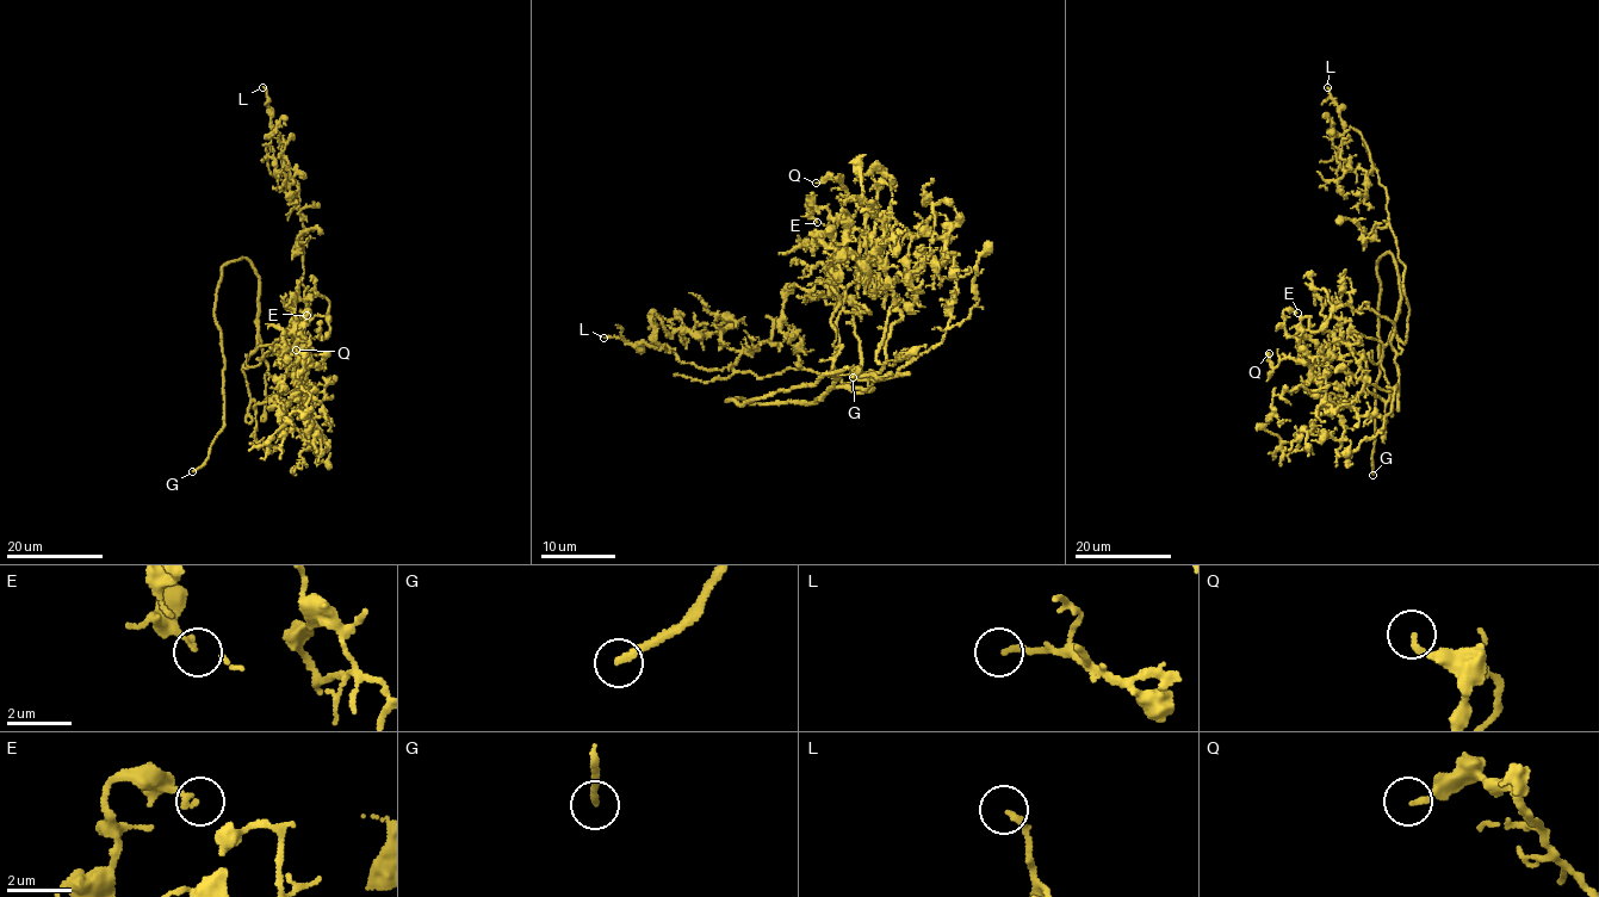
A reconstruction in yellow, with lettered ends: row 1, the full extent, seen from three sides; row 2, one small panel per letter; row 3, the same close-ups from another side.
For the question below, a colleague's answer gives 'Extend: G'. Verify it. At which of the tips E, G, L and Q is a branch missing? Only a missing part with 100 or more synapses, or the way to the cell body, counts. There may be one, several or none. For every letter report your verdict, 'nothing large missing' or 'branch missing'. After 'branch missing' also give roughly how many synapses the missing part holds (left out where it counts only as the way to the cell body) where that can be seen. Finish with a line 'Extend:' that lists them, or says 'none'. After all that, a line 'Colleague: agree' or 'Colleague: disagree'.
E: nothing large missing
G: branch missing
L: nothing large missing
Q: nothing large missing
Extend: G
Colleague: agree

